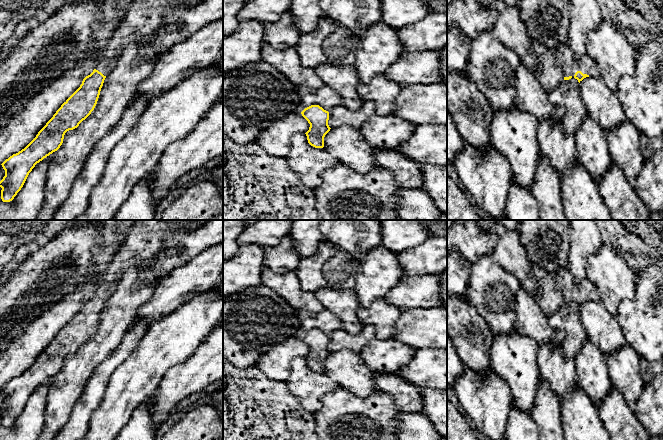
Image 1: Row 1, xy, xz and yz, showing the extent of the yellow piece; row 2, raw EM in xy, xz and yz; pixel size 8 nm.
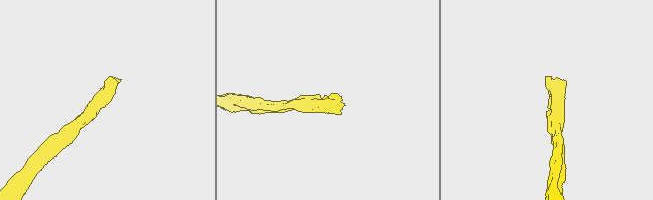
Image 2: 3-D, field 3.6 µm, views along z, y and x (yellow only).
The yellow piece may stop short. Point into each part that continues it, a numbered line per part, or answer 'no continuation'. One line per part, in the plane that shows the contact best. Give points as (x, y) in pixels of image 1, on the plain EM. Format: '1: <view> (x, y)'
1: yz (565, 283)

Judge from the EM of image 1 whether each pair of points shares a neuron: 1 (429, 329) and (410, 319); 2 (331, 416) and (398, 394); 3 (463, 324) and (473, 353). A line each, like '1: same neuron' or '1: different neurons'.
1: same neuron
2: different neurons
3: same neuron

